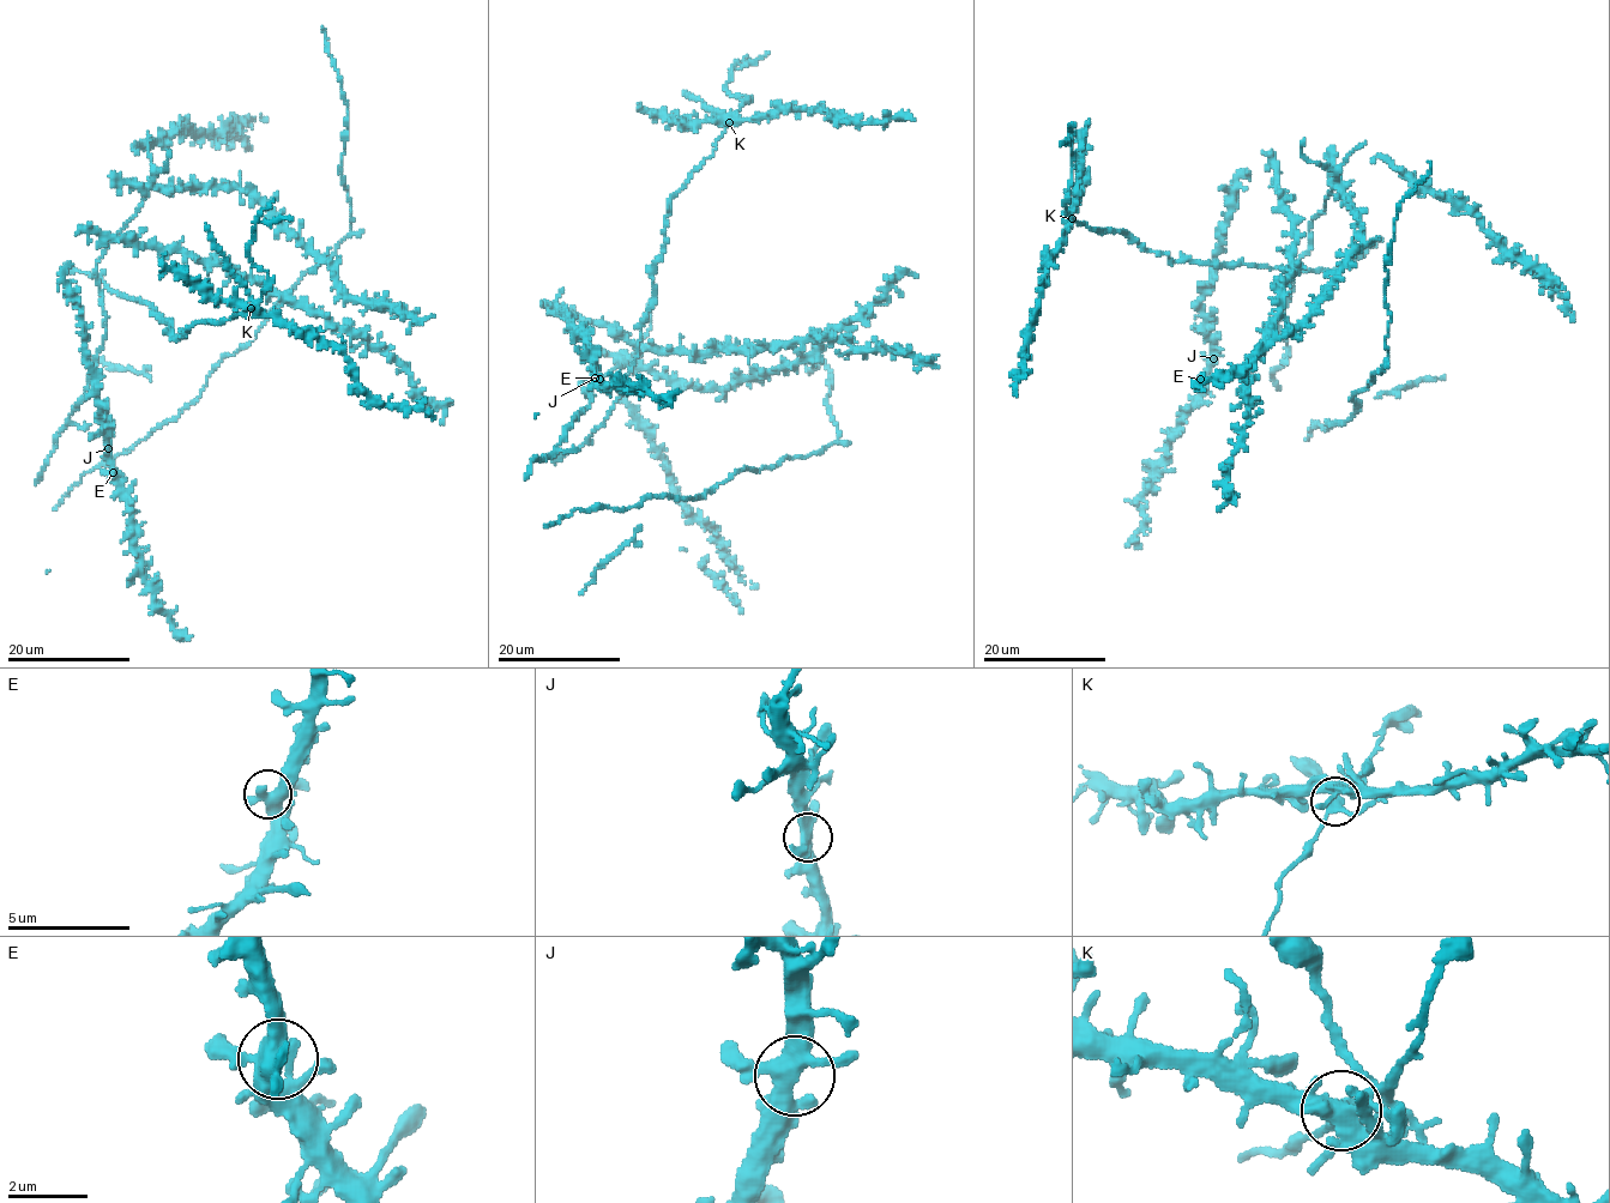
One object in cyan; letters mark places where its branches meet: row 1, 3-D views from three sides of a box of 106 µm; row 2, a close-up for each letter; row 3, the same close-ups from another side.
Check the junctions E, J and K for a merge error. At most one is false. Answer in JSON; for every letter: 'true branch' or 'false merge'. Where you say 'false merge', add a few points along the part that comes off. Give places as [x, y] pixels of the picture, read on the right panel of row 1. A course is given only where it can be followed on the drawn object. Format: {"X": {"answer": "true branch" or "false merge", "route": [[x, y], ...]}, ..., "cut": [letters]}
{"E": {"answer": "true branch"}, "J": {"answer": "true branch"}, "K": {"answer": "false merge", "route": [[1072, 218], [1095, 229], [1123, 231], [1173, 261], [1294, 267], [1306, 272], [1334, 270], [1380, 237]]}, "cut": ["K"]}

